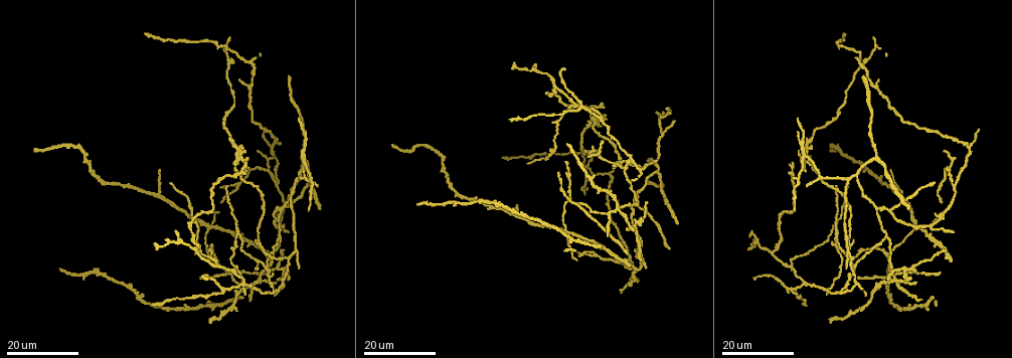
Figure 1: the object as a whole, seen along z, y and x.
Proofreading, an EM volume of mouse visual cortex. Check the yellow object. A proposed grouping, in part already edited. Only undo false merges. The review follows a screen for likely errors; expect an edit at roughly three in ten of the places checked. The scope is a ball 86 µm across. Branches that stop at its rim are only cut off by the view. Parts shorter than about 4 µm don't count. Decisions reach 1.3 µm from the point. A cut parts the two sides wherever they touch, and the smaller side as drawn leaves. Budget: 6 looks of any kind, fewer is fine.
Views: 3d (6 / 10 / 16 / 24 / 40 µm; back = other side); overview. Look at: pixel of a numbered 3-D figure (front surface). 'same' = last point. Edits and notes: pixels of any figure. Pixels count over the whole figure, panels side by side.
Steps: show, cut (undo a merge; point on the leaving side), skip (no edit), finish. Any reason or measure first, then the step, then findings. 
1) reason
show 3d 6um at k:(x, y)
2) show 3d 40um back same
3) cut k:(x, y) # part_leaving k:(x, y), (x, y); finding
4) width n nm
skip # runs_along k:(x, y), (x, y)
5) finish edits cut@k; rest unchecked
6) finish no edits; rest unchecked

three arms meet
show 3d 24um at 1:(886, 235)

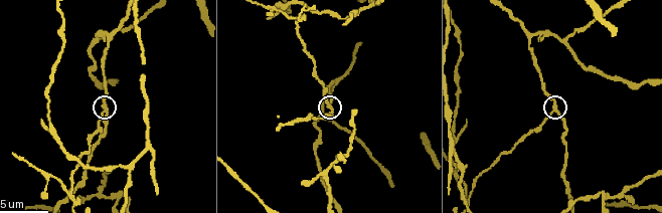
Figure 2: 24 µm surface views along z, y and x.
show 3d 10um at 2:(104, 110)

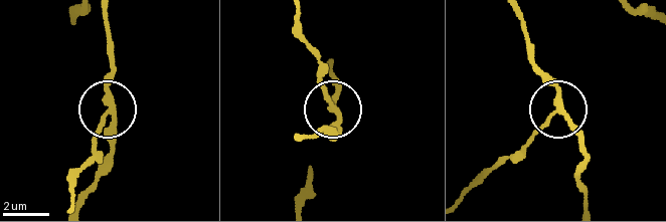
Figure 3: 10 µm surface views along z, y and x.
arms 3
skip # runs_along 3:(106, 14), (112, 43), (106, 106), (112, 151); one cell here

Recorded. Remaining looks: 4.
a fork
show 3d 24um at 1:(900, 289)

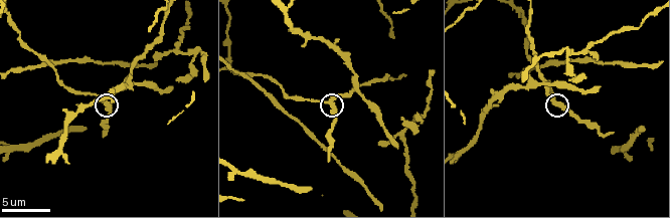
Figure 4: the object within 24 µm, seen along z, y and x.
show 3d 6um at 4:(554, 99)

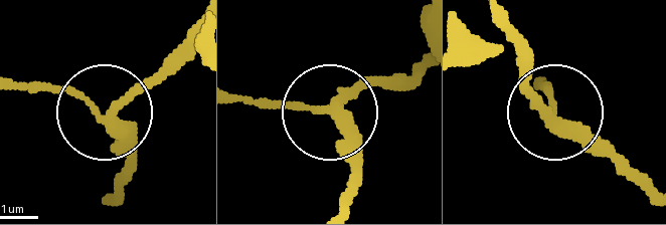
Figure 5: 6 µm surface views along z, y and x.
arms 3
skip # runs_along 5:(426, 61), (396, 80), (358, 84), (333, 109), (355, 174); one cell here

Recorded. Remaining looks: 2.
side arm on a straight run
show 3d 16um at 4:(273, 80)

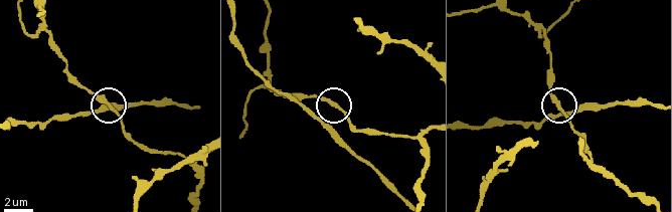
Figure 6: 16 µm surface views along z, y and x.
width 170 nm
skip # runs_along 6:(428, 128), (367, 134), (335, 108), (324, 123), (331, 136); continuous, no second cell

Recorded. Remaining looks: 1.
finish no edits; rest unchecked

